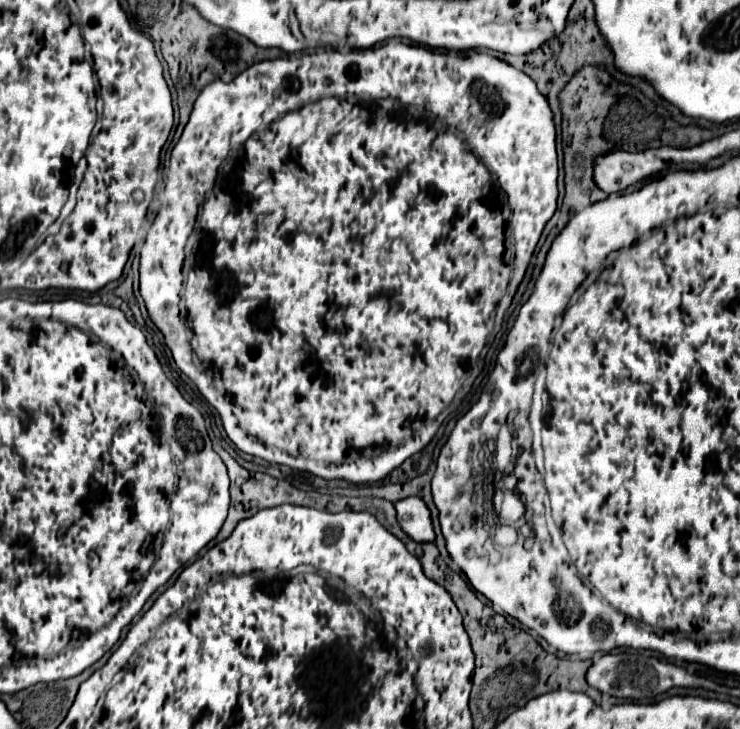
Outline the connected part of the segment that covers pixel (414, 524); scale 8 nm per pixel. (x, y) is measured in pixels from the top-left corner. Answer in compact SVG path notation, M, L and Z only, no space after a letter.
M404 498L396 504L398 524L414 542L434 542L430 510L422 498Z

